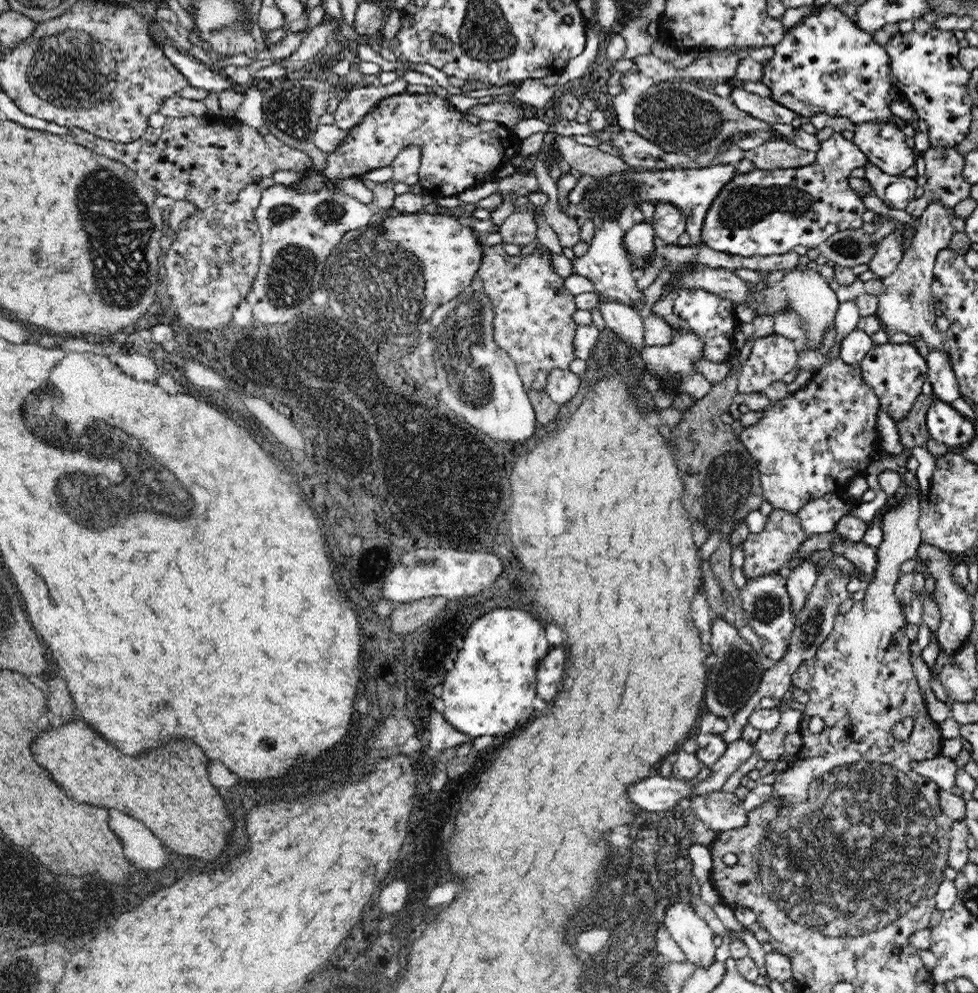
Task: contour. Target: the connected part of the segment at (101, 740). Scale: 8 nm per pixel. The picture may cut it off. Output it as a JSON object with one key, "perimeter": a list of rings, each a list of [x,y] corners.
{"perimeter":[[[72,719],[36,740],[31,753],[68,796],[134,817],[182,856],[216,860],[228,846],[234,824],[209,779],[209,758],[194,742],[170,742],[147,756],[128,757],[83,719]]]}

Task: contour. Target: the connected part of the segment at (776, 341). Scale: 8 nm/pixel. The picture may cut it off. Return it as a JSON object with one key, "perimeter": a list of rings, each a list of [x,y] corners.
{"perimeter":[[[775,332],[758,338],[741,366],[738,392],[762,393],[770,384],[780,381],[784,374],[794,370],[798,353],[798,348],[792,341]]]}

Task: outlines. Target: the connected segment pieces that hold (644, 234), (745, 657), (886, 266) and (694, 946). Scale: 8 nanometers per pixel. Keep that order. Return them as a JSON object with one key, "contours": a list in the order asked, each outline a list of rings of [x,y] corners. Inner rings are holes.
{"contours":[[[[636,223],[623,237],[622,245],[629,257],[632,270],[642,270],[654,258],[655,254],[655,230],[651,223]]],[[[718,616],[711,627],[711,638],[707,646],[711,646],[717,662],[707,669],[703,710],[720,718],[733,716],[754,697],[765,669],[760,663],[760,656],[754,652],[750,643],[738,635],[738,628],[731,626],[721,616]]],[[[890,233],[878,245],[876,254],[868,262],[868,270],[876,276],[890,276],[896,270],[898,263],[902,260],[904,250],[902,248],[903,238],[899,234]]],[[[674,902],[666,908],[663,924],[696,968],[715,961],[714,933],[688,903]]]]}

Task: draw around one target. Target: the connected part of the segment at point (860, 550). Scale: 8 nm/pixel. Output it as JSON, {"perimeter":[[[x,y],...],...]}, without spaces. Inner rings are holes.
{"perimeter":[[[846,539],[846,543],[843,540],[832,543],[830,551],[854,562],[859,573],[874,578],[874,572],[876,572],[876,566],[878,566],[878,557],[876,557],[878,550],[870,548],[863,541],[851,542]]]}

